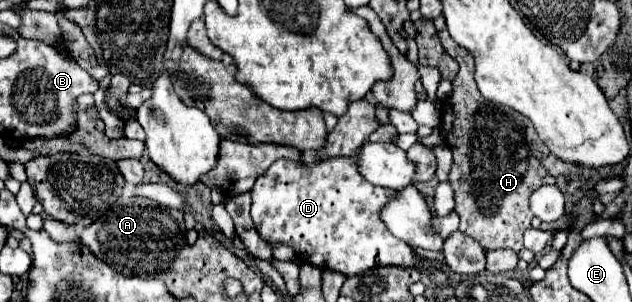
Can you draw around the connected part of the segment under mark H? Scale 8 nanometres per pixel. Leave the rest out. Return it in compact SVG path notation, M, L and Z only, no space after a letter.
M448 30L438 32L442 46L460 64L460 72L452 82L452 94L442 106L442 124L446 146L454 154L448 182L456 196L456 214L460 216L460 232L474 238L484 250L510 248L516 254L524 250L522 236L530 228L532 212L528 208L530 194L556 180L542 168L530 152L524 138L524 116L506 108L488 104L474 84L474 60L470 52L458 46Z

